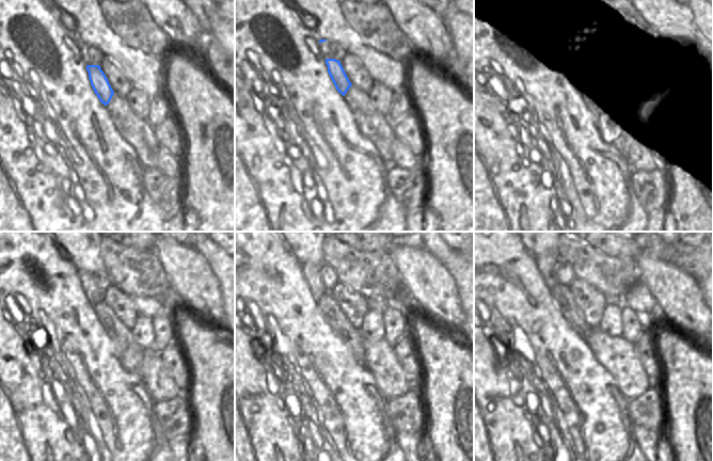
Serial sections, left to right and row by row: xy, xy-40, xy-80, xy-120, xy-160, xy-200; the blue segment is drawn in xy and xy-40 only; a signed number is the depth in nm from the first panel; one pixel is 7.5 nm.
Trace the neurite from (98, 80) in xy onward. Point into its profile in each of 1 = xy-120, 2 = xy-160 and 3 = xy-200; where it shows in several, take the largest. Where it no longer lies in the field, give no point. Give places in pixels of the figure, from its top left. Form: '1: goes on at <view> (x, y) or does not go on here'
1: goes on at xy-120 (94, 286)
2: goes on at xy-160 (311, 271)
3: goes on at xy-200 (547, 263)

